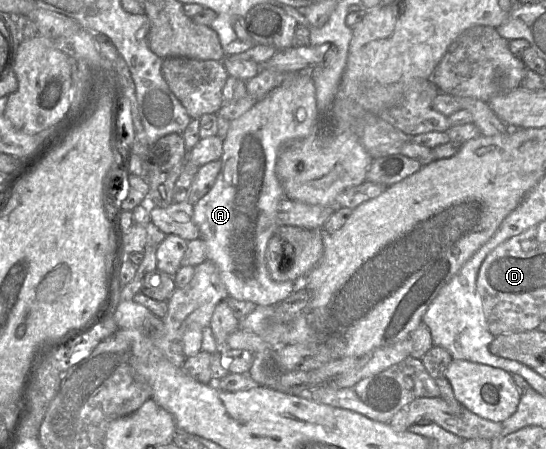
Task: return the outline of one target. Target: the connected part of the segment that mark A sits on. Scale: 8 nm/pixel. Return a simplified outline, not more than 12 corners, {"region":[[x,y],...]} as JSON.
{"region":[[311,69],[223,139],[194,222],[228,298],[275,305],[281,148],[319,122]]}

